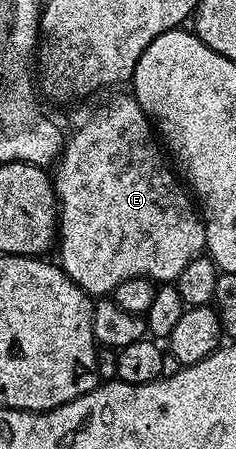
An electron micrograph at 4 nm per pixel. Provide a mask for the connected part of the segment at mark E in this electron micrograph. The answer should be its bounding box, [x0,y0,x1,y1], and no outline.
[52,93,206,297]

